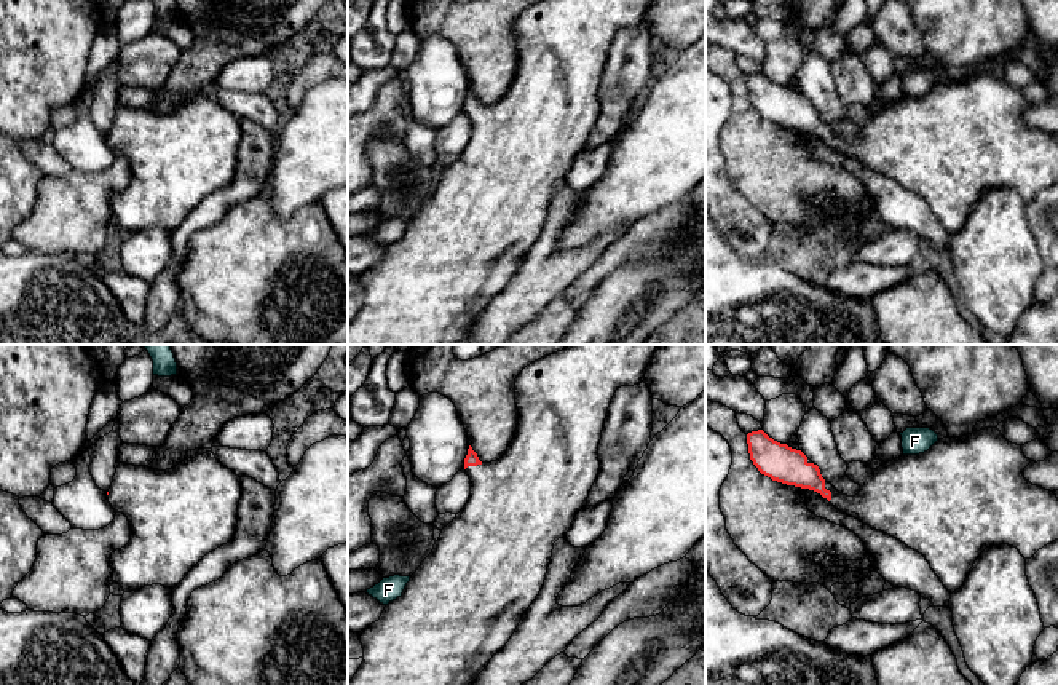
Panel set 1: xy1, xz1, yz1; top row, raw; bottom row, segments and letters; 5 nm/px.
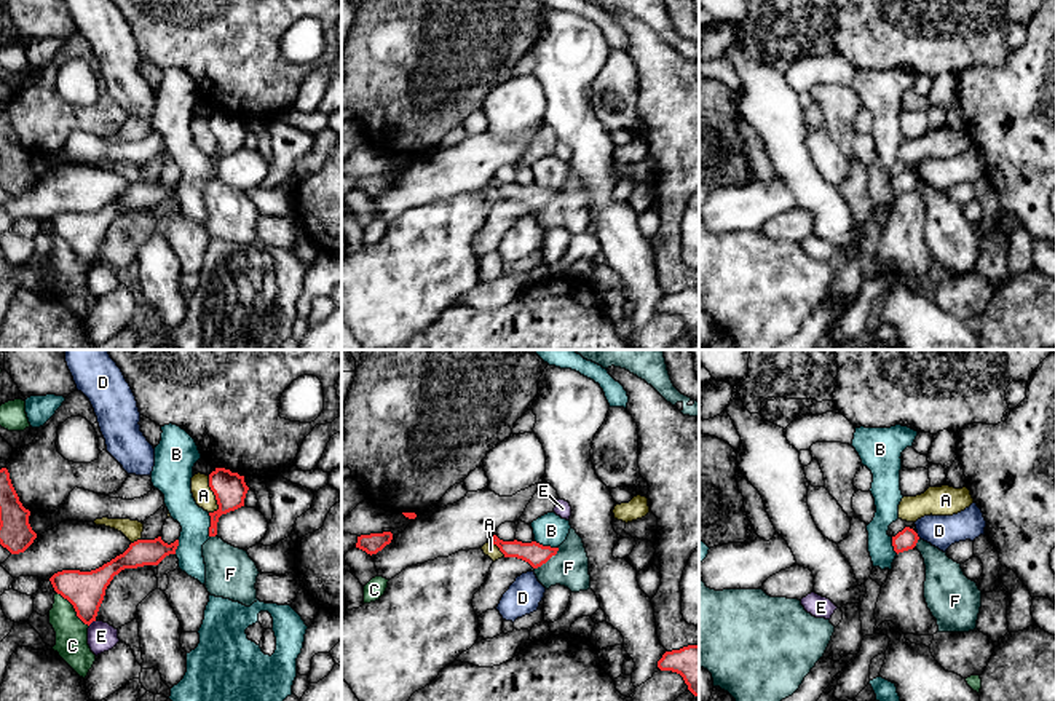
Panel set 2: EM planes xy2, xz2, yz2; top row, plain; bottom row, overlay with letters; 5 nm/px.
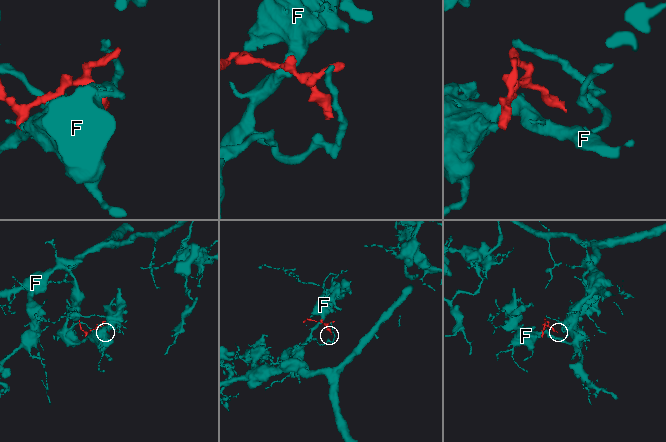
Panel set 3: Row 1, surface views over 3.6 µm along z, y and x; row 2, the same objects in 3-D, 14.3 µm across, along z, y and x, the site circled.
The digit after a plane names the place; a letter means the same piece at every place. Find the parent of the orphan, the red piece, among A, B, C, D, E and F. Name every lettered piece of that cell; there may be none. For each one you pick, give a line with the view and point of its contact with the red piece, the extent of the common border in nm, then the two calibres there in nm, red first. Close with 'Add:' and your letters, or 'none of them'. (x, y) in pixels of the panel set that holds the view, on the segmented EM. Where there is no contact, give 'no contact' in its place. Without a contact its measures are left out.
Add: none of them

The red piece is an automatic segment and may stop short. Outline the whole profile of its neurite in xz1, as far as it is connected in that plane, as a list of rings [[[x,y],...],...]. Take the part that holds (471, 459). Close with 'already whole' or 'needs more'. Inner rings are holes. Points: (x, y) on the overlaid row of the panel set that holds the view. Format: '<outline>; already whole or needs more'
[[[570,345],[527,366],[515,378],[519,423],[506,453],[482,463],[469,445],[464,469],[471,495],[456,517],[442,529],[432,552],[410,576],[404,592],[389,602],[380,620],[361,634],[364,661],[348,685],[469,685],[506,647],[523,613],[539,594],[554,543],[563,538],[587,505],[597,479],[598,444],[608,407],[618,388],[645,380],[646,367],[662,345]]]; needs more

